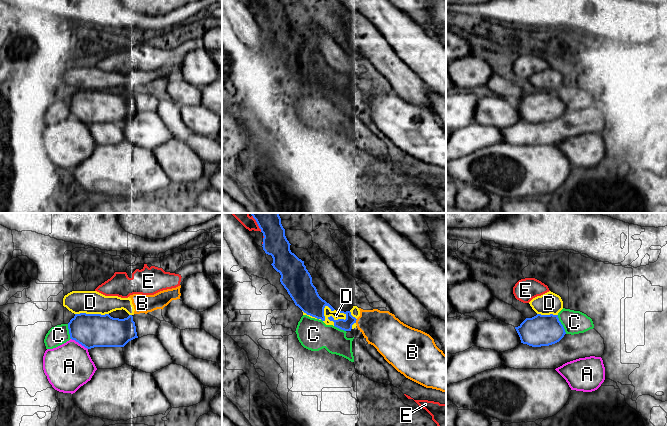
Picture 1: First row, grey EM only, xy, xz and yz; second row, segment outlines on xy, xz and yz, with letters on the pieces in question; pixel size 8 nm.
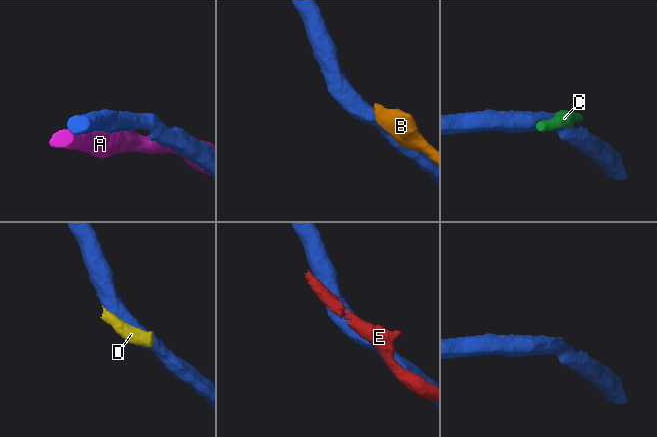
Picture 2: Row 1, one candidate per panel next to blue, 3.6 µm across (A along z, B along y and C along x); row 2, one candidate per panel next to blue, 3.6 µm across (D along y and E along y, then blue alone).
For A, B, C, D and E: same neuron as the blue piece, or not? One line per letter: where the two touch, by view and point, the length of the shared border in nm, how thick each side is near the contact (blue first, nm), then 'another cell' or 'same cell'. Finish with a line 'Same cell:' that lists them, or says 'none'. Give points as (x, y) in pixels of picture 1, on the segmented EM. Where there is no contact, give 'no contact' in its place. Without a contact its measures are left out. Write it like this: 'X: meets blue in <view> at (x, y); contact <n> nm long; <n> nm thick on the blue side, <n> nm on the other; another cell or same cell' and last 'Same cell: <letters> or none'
A: meets blue in xy at (79, 343); contact 160 nm long; 280 nm thick on the blue side, 380 nm on the other; another cell
B: meets blue in xz at (355, 321); contact 40 nm long; 90 nm thick on the blue side, 300 nm on the other; another cell
C: meets blue in yz at (561, 324); contact 170 nm long; 260 nm thick on the blue side, 190 nm on the other; another cell
D: meets blue in xz at (338, 319); contact 160 nm long; 90 nm thick on the blue side, 70 nm on the other; another cell
E: meets blue in xz at (257, 223); contact 150 nm long; 200 nm thick on the blue side, 120 nm on the other; another cell
Same cell: none

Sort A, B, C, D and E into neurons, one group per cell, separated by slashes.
A / B D / C / E

